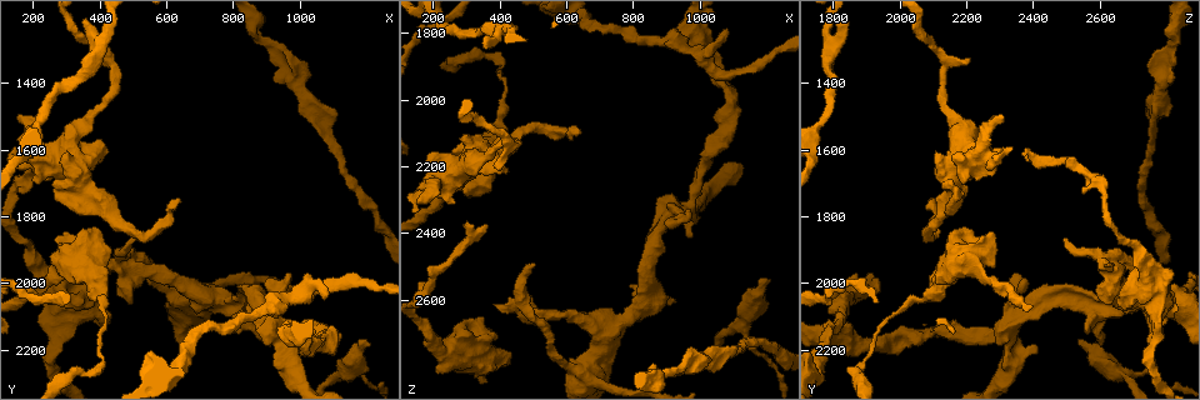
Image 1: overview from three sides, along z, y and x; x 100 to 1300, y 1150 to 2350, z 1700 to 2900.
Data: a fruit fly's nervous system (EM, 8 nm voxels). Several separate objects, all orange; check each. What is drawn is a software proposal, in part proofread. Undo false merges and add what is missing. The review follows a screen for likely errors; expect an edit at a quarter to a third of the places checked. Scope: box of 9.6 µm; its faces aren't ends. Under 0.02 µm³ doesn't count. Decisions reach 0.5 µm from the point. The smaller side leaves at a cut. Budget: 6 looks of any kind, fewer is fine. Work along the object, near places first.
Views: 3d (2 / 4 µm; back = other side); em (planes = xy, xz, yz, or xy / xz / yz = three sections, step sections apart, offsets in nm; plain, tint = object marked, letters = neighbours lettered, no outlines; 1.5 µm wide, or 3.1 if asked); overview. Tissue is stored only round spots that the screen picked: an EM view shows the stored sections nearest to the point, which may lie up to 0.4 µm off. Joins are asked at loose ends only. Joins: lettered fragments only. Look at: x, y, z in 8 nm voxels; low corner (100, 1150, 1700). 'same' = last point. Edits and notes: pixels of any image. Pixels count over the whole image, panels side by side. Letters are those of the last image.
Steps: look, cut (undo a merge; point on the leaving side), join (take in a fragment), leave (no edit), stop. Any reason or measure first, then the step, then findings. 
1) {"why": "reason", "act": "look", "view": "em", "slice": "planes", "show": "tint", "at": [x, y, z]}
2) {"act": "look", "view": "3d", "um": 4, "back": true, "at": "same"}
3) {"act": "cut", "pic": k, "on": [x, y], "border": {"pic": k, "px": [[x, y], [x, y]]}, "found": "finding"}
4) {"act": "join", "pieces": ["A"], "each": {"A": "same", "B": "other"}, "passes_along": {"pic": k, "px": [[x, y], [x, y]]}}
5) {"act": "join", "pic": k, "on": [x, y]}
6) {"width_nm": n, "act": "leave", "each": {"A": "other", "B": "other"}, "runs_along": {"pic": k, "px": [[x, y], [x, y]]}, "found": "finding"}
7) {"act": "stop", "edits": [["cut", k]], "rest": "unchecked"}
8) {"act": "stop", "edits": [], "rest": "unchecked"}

{"why": "branch stops here", "act": "look", "view": "em", "slice": "yz", "step": 4, "show": "plain", "at": [380, 1950, 2620]}

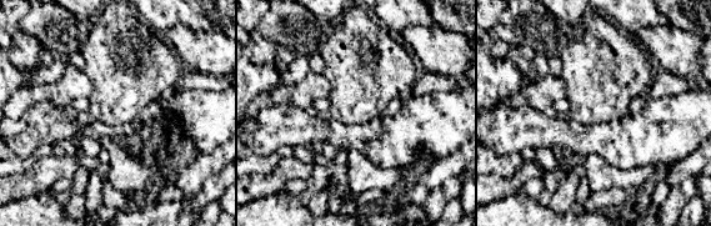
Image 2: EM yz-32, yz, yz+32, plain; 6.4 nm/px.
{"why": "where the object lies", "act": "look", "view": "em", "slice": "yz", "step": 4, "show": "tint", "at": "same"}

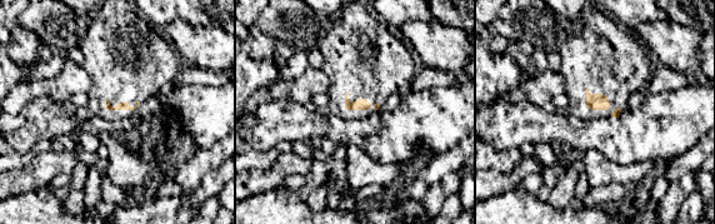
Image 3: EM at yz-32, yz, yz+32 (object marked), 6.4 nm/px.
{"why": "what lies round it", "act": "look", "view": "em", "slice": "yz", "step": 4, "show": "letters", "at": "same"}

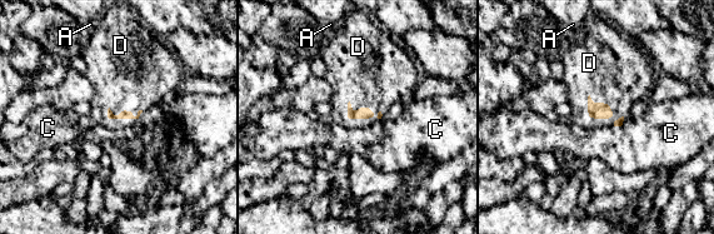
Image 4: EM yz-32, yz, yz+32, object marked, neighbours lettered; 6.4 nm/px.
{"act": "join", "pieces": ["D"], "each": {"A": "other", "C": "other", "D": "same"}, "passes_along": {"pic": 4, "px": [[364, 111], [362, 106], [350, 71]]}, "found": "it goes on there"}

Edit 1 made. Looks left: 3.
{"why": "branch point", "act": "look", "view": "em", "slice": "planes", "show": "letters", "at": [980, 1390, 2790]}

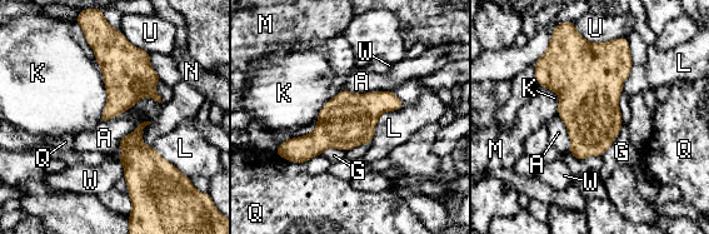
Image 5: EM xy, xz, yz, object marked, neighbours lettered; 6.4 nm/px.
{"width_nm": 360, "act": "leave", "each": {"A": "other", "G": "other", "K": "other", "L": "other", "M": "other", "N": "other", "Q": "other", "U": "other", "W": "other"}, "found": "one cell here"}

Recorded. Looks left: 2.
{"why": "thick turns thin", "act": "look", "view": "em", "slice": "xz", "step": 8, "show": "tint", "at": [360, 2270, 1860]}

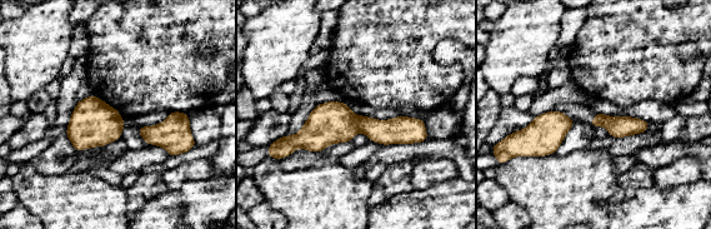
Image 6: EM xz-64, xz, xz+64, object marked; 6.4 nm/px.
{"act": "look", "view": "em", "slice": "xz", "step": 8, "show": "letters", "at": "same"}

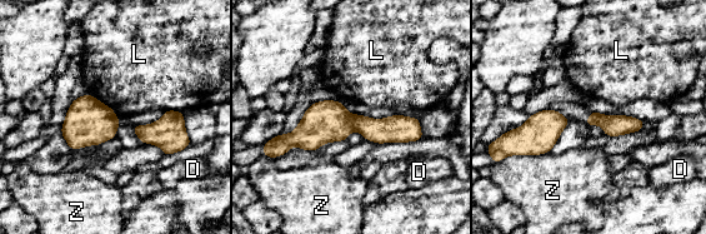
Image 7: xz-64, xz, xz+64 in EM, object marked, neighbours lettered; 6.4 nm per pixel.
{"width_nm": 140, "act": "cut", "pic": 7, "on": [324, 122], "each": {"D": "other", "L": "other", "Z": "other"}, "border": {"pic": 7, "px": [[350, 114], [350, 123], [356, 129]]}, "found": "a second cell is stuck on"}

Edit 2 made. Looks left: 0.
{"act": "stop", "edits": [["join", 4], ["cut", 7]], "rest": "unchecked"}

